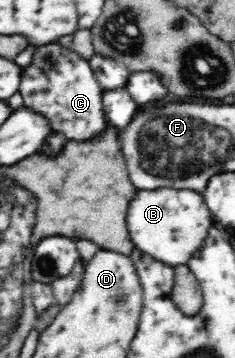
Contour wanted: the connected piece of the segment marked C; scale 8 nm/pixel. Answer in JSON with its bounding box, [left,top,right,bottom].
[18,42,109,142]

